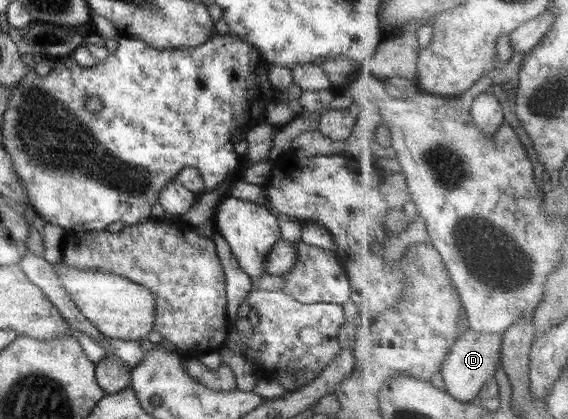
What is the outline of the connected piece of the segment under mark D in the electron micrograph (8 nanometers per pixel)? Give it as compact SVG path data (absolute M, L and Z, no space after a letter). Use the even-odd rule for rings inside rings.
M470 327L453 345L453 352L445 361L443 369L446 389L454 397L465 402L473 402L491 377L498 373L503 360L505 333L480 333Z

